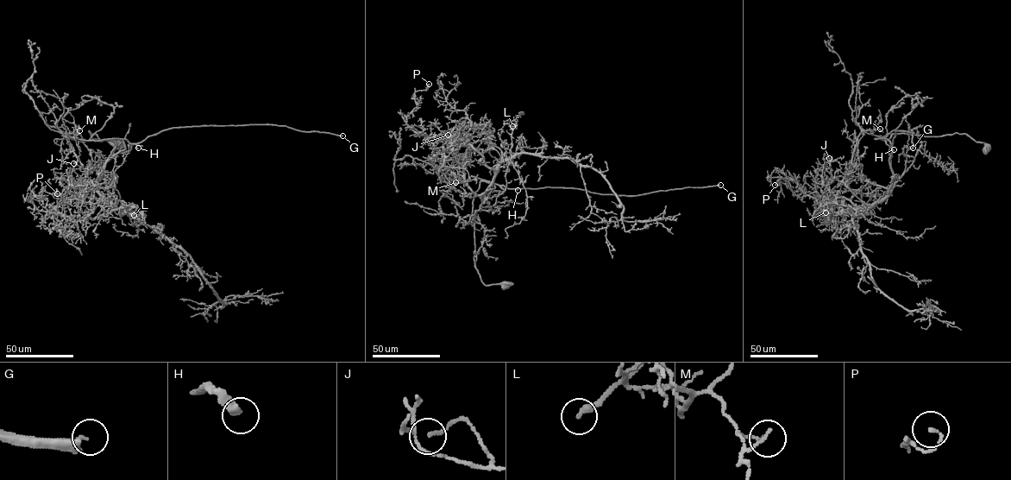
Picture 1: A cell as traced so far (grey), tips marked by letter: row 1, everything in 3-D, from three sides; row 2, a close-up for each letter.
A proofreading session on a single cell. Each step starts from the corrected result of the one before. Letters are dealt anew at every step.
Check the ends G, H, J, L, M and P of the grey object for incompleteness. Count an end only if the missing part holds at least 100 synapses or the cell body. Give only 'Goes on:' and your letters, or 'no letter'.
Goes on: G, H

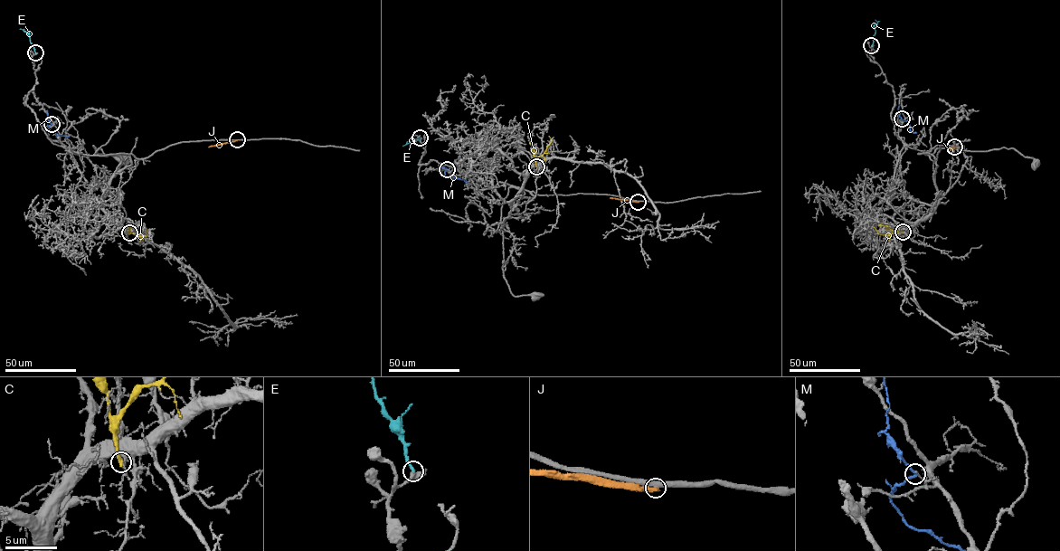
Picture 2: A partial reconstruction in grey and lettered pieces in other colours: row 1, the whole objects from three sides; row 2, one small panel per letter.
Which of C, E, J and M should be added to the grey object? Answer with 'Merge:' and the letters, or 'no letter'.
Merge: no letter

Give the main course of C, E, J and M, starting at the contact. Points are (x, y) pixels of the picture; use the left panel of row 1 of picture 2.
C: (130, 232), (146, 236), (146, 229)
E: (35, 52), (27, 33), (20, 29)
J: (237, 139), (208, 147)
M: (52, 124), (48, 128), (52, 132), (69, 136)

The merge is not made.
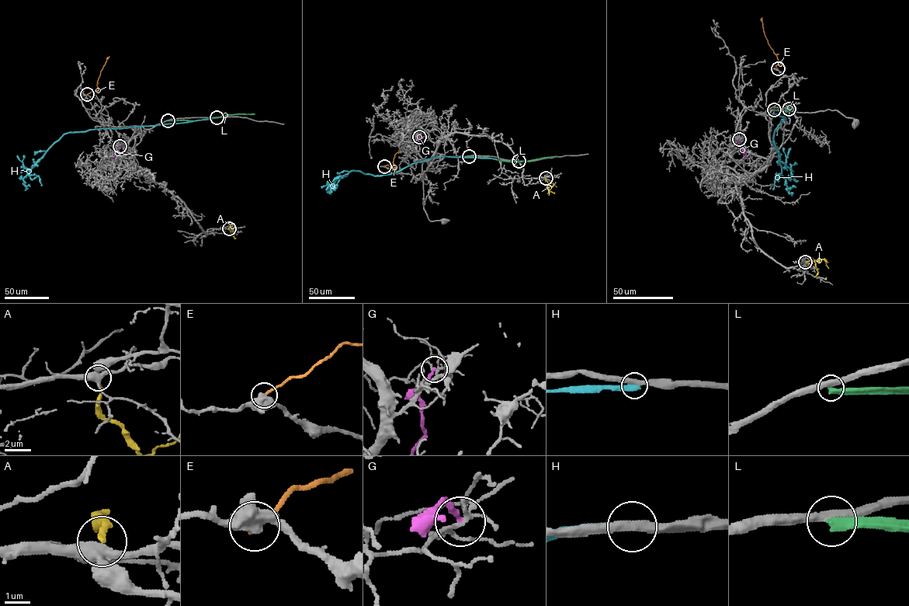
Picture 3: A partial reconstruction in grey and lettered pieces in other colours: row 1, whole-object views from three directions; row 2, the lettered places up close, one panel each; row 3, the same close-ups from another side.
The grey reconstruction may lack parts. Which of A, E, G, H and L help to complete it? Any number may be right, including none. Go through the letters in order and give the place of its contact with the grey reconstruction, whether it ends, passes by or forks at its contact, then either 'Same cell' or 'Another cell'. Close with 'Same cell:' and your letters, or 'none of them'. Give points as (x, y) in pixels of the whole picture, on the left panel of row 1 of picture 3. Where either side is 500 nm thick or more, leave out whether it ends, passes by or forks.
A: Touches grey at (229, 228). It ends there. Another cell
E: Touches grey at (87, 94). Another cell
G: Touches grey at (119, 146). It ends there. Another cell
H: Touches grey at (216, 117). It ends there. Another cell
L: Touches grey at (168, 120). It ends there. Another cell
Same cell: none of them

